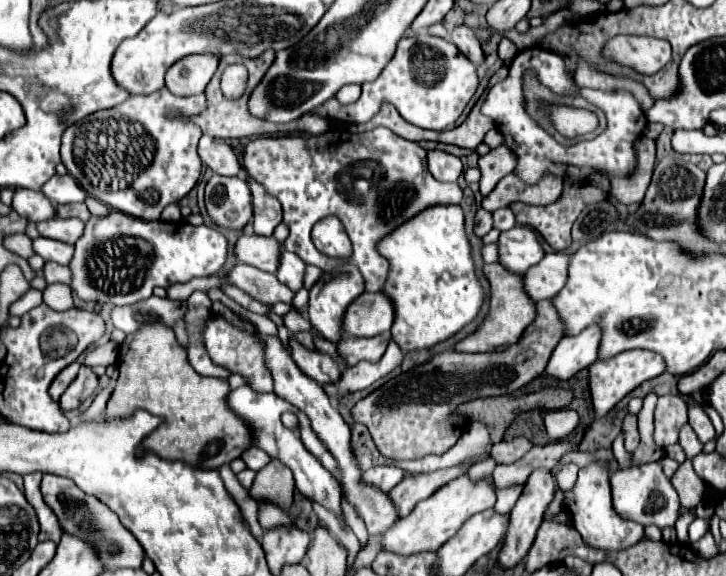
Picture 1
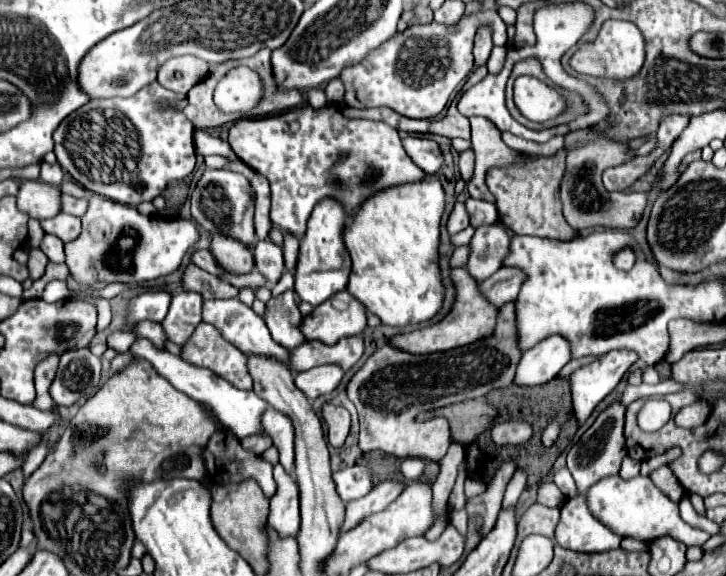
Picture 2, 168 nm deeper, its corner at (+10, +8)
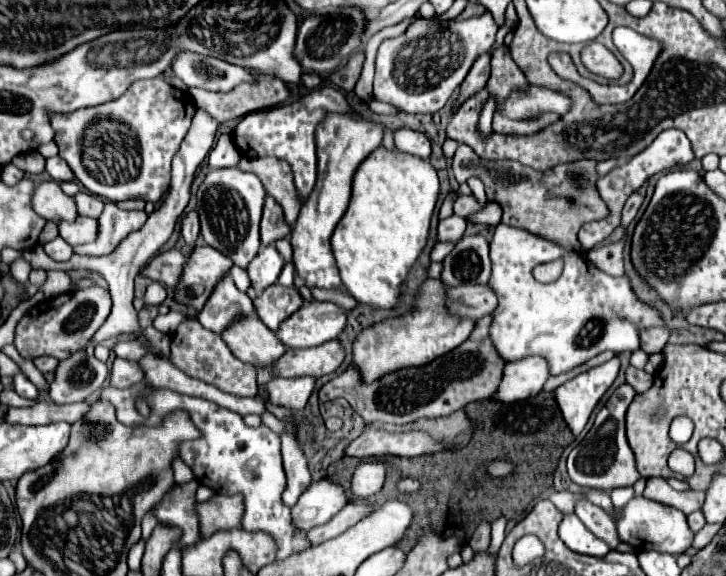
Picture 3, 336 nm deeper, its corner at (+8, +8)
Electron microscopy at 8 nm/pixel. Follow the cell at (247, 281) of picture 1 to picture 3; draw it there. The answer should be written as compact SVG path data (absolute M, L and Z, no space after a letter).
M194 209L194 211L186 213L184 219L182 219L182 237L194 249L198 235L200 235L200 225L198 225L198 213Z

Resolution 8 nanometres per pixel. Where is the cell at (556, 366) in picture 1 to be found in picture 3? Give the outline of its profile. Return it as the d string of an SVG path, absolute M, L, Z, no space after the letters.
M526 357L504 365L504 375L494 397L502 403L524 401L542 391L542 385L550 377L548 365L542 357Z

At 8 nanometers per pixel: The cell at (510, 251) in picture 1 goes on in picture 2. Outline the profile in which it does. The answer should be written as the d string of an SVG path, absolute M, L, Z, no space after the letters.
M502 223L482 225L474 233L470 249L472 253L466 267L472 277L484 281L504 267L504 259L510 255L510 233Z

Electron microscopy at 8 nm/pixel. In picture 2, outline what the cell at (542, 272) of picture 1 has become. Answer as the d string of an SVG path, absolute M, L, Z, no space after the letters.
M502 267L492 277L482 281L480 291L488 301L494 305L504 305L508 301L514 301L520 293L520 285L526 281L526 273L518 267Z

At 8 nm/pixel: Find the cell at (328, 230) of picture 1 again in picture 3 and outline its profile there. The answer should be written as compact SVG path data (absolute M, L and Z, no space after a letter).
M348 111L348 113L326 113L326 117L316 127L316 155L318 155L318 179L316 187L300 209L300 215L292 227L292 249L294 249L294 265L296 273L304 279L306 287L322 287L336 289L340 287L338 267L332 255L330 237L344 215L350 193L352 193L352 177L358 165L382 143L384 125L374 121L370 111Z

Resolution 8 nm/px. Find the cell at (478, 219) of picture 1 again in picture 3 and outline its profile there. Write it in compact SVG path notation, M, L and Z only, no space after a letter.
M452 215L438 223L436 237L438 237L438 241L458 241L464 235L464 229L466 229L466 219Z

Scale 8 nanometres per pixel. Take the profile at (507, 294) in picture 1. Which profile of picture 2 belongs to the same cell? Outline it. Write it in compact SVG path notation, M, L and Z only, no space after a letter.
M466 267L452 269L452 279L454 279L454 285L456 285L456 303L454 303L452 311L440 323L436 323L432 327L422 327L422 329L416 329L416 331L392 337L390 345L400 347L404 351L410 351L414 355L426 355L426 353L438 353L438 351L464 347L464 345L470 345L470 343L474 343L478 339L490 337L490 333L494 333L496 319L498 319L498 307L492 305L480 293L480 281L476 281L468 273Z

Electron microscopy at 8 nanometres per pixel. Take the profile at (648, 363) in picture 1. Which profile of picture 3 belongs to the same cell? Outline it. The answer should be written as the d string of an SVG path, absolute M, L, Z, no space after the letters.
M612 357L608 363L588 369L578 377L566 381L554 391L554 399L560 407L560 413L574 435L578 435L588 423L596 403L614 383L620 369L618 357Z

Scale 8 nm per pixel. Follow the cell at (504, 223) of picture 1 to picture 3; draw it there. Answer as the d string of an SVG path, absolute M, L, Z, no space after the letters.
M458 195L454 199L454 205L452 207L454 207L454 213L460 215L460 217L466 217L468 213L474 213L474 211L480 209L480 205L474 199L474 195Z

